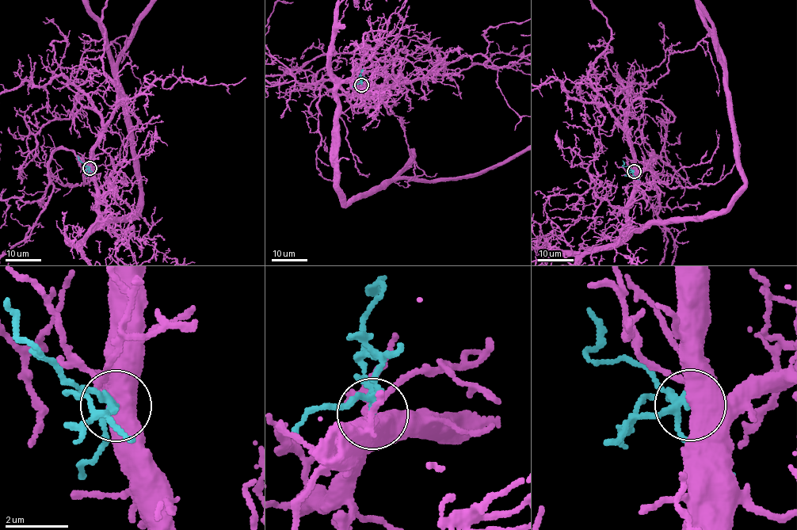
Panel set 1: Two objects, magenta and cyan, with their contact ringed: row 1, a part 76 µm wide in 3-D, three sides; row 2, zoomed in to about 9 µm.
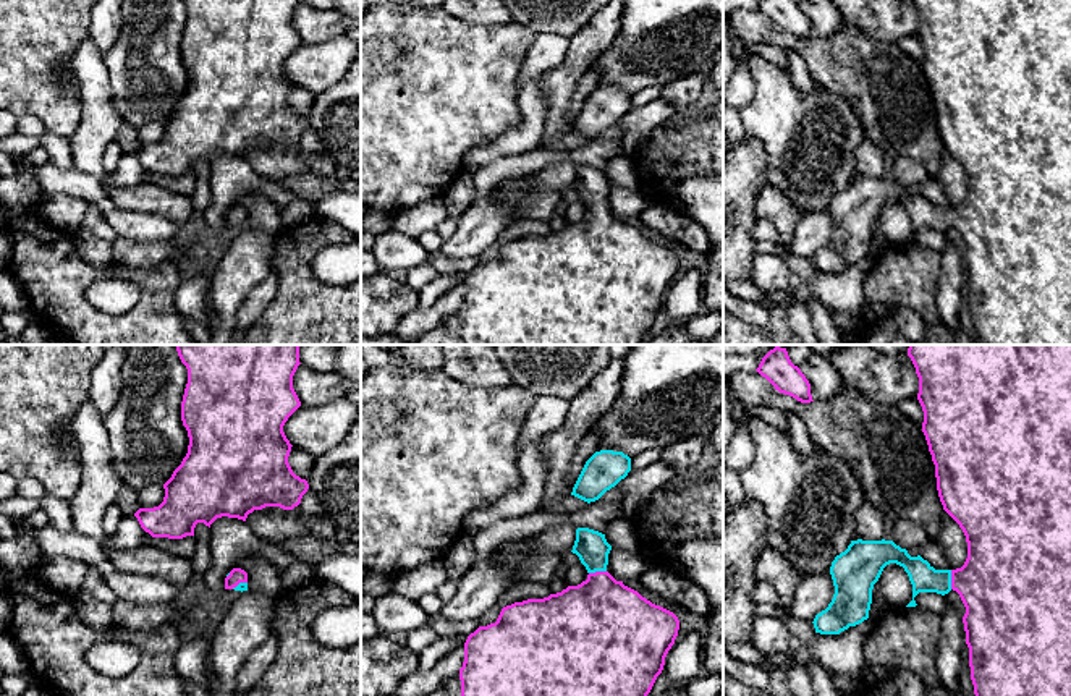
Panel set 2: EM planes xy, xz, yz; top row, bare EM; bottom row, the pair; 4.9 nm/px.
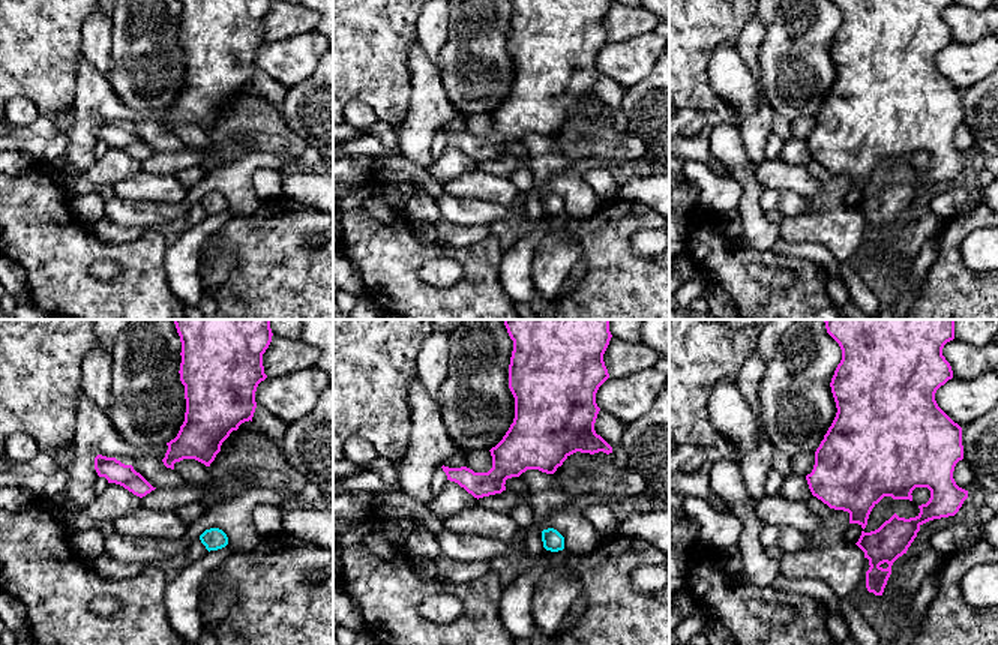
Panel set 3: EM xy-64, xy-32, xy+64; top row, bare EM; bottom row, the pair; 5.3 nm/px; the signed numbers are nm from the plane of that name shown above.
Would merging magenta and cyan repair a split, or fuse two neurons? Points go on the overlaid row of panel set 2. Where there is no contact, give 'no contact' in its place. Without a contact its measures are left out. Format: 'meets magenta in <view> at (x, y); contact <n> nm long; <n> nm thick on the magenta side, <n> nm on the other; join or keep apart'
meets magenta in yz at (952, 580); contact 100 nm long; 420 nm thick on the magenta side, 140 nm on the other; join

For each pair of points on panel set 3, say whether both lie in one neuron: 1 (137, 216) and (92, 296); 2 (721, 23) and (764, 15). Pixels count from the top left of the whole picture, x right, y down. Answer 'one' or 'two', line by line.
1: two
2: two

